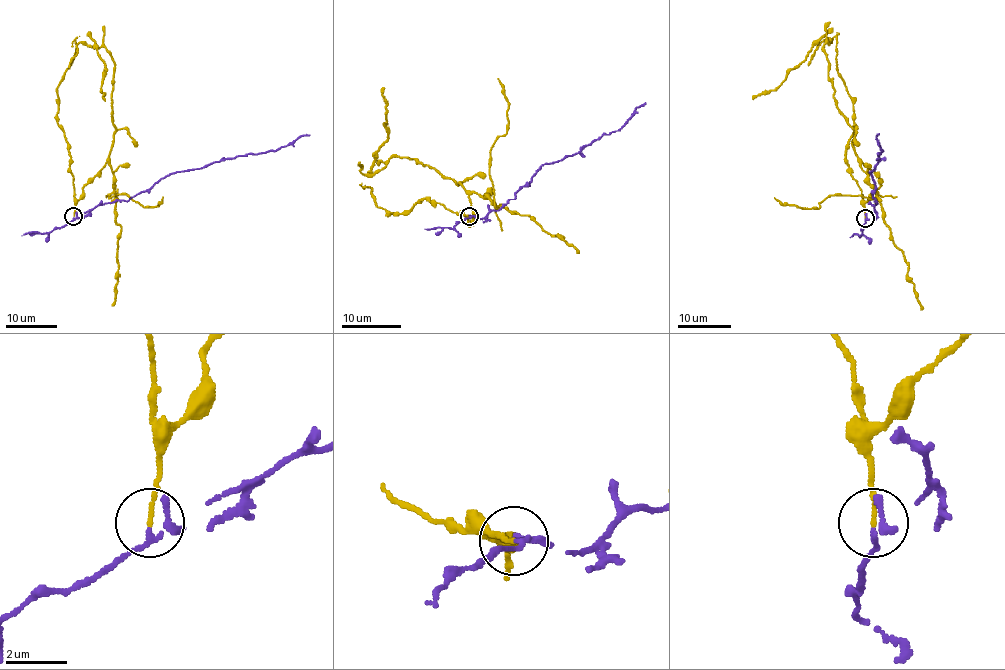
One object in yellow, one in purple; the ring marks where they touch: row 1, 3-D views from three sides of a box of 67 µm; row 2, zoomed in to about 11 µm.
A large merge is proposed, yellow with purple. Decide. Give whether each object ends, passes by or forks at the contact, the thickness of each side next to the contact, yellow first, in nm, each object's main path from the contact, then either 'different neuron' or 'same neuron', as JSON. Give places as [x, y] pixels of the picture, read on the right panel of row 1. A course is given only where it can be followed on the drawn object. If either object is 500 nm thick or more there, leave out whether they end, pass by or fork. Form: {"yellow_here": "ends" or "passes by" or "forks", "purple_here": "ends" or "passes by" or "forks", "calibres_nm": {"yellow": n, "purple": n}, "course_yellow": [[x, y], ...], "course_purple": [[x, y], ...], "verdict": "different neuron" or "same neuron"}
{"yellow_here": "ends", "purple_here": "forks", "calibres_nm": {"yellow": 120, "purple": 100}, "course_yellow": [[864, 218], [881, 182], [855, 153], [834, 97], [823, 47], [830, 32], [784, 82], [753, 99]], "course_purple": [[864, 218], [876, 213], [873, 206], [878, 204], [870, 170], [876, 169], [878, 153], [883, 152], [877, 133]], "verdict": "different neuron"}

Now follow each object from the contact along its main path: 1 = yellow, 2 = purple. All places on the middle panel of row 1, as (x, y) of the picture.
1: (469, 216), (463, 214), (470, 225), (464, 187), (413, 158), (393, 156), (370, 174), (388, 135), (384, 88)
2: (469, 216), (486, 219), (489, 211), (501, 210), (544, 164), (562, 161), (604, 134), (619, 131), (645, 103)

